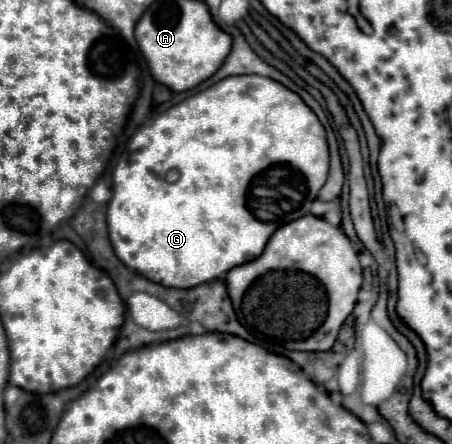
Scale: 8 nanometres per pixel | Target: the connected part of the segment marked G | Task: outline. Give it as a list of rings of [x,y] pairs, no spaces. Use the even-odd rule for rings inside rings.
[[[263,75],[225,77],[219,83],[207,87],[205,91],[199,91],[199,93],[191,95],[189,99],[177,103],[175,107],[167,109],[165,113],[155,117],[155,121],[151,125],[139,127],[137,133],[129,139],[125,161],[119,163],[117,171],[113,173],[113,187],[111,187],[113,197],[107,207],[109,239],[113,243],[117,257],[127,267],[141,273],[143,277],[147,277],[155,283],[161,283],[165,287],[175,287],[175,289],[197,287],[201,283],[219,279],[231,267],[237,267],[237,265],[249,263],[251,259],[257,259],[263,253],[267,239],[273,235],[273,231],[277,231],[279,227],[283,227],[303,215],[309,215],[311,203],[317,199],[319,189],[327,181],[327,173],[329,173],[329,145],[327,145],[325,127],[321,125],[317,115],[307,107],[307,103],[297,93],[293,93],[279,81],[263,77]],[[171,169],[175,169],[179,173],[177,181],[167,181],[167,175]]]

